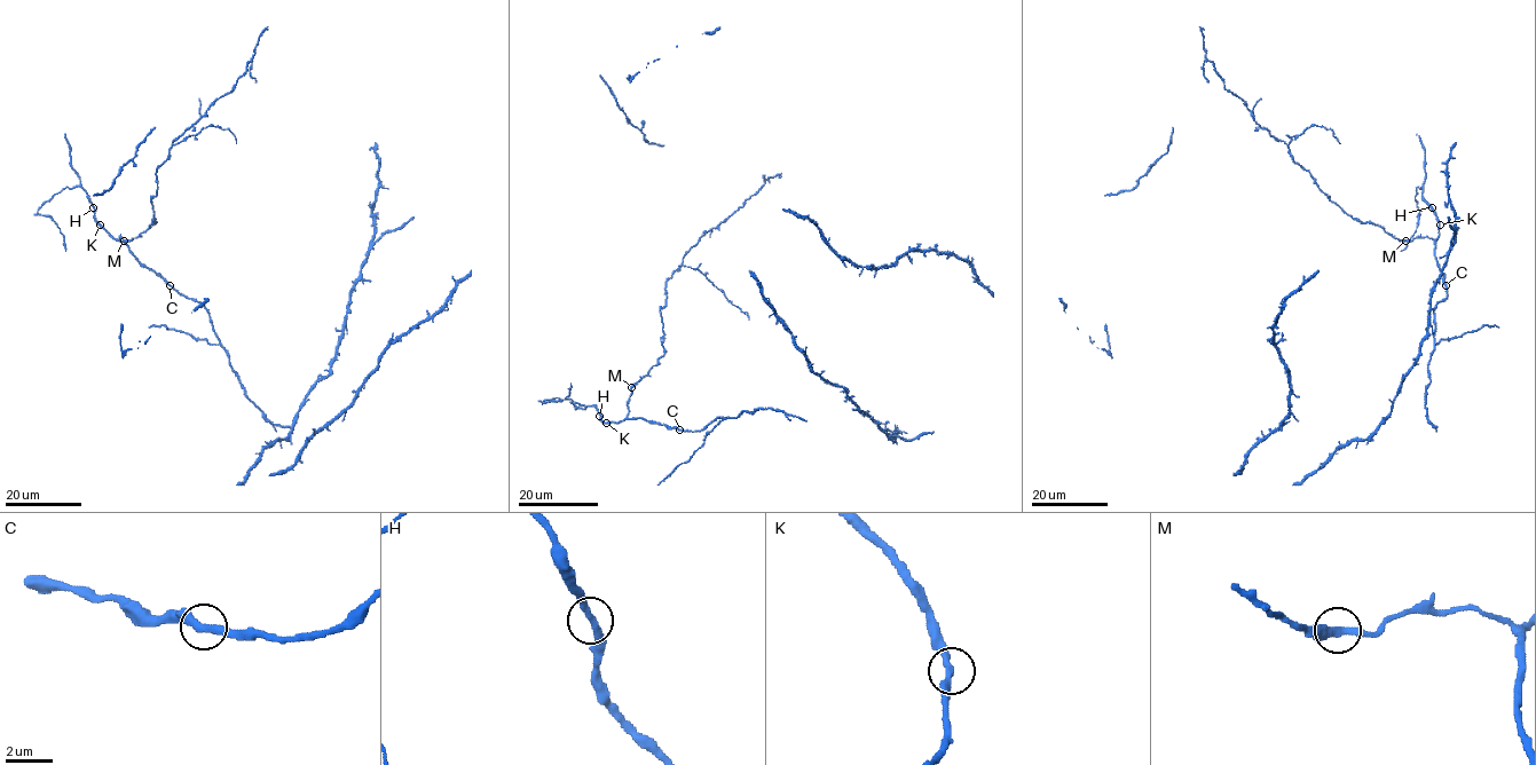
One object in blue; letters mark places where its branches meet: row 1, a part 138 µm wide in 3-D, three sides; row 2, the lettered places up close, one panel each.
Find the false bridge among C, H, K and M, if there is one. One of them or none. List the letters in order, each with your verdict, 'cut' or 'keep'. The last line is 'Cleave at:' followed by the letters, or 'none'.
C: keep
H: keep
K: keep
M: keep
Cleave at: none

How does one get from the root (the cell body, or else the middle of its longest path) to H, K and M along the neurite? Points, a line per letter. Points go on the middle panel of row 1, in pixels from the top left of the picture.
H: (708, 423), (700, 431), (682, 431), (644, 418), (604, 423), (599, 416)
K: (708, 423), (694, 431), (669, 428), (644, 418), (606, 423)
M: (708, 423), (700, 431), (682, 431), (644, 418), (629, 418), (631, 387)

